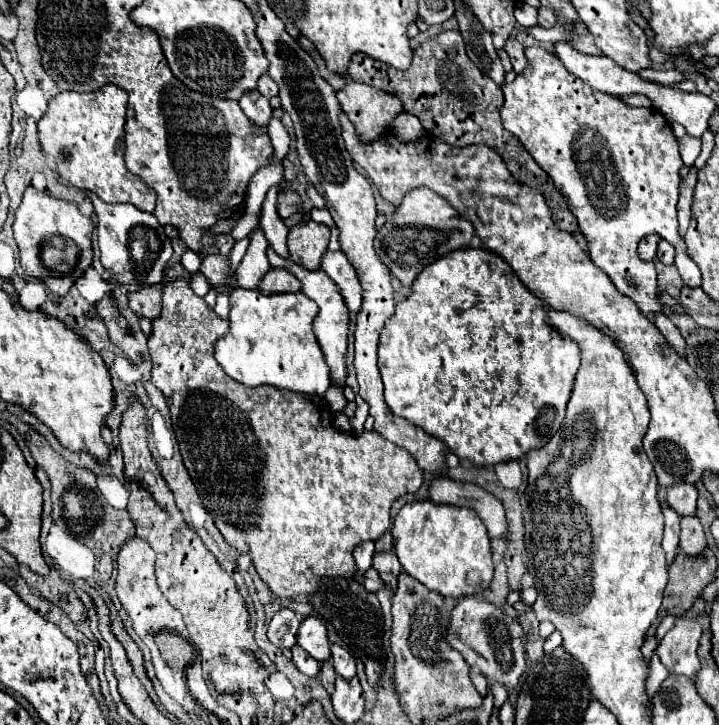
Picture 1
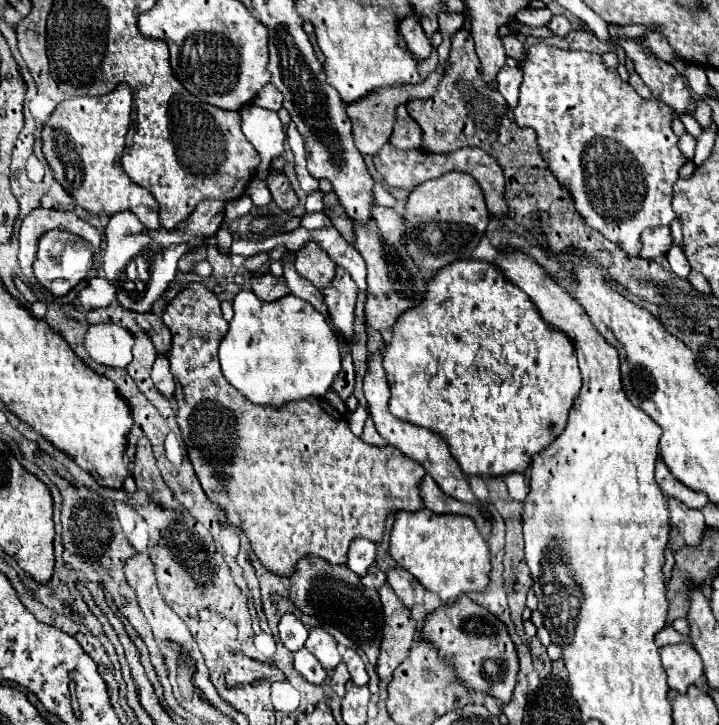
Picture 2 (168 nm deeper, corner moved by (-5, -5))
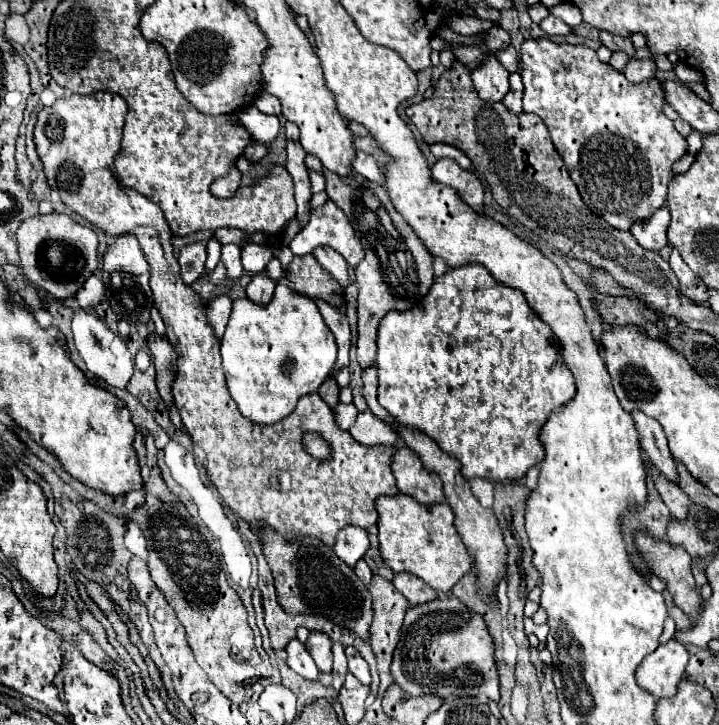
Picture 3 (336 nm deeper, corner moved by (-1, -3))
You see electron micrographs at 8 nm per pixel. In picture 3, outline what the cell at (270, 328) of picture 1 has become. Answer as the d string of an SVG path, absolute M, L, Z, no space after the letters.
M284 276L266 306L252 304L248 298L234 300L222 338L222 360L238 410L256 424L276 424L296 408L304 394L316 392L330 376L336 362L336 342L314 300L292 294Z

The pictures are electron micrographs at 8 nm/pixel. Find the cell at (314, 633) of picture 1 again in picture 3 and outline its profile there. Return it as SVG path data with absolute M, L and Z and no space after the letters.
M310 632L306 640L306 648L314 656L314 662L320 668L320 672L332 670L332 650L330 650L332 640L328 636L324 636L322 632Z

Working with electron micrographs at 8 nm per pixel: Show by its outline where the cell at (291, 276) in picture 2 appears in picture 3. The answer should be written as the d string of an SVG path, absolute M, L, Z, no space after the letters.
M316 300L318 310L324 318L324 322L328 324L328 328L332 330L332 334L336 336L336 344L338 344L338 360L332 368L332 374L340 372L342 368L348 366L348 352L350 352L350 326L346 320L346 314L332 308L330 304L324 304L322 300Z

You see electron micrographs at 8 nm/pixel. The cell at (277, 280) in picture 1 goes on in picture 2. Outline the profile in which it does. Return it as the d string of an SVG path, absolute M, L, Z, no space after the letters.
M272 274L252 278L252 292L266 302L274 302L274 300L290 294L284 278L282 276L272 276Z

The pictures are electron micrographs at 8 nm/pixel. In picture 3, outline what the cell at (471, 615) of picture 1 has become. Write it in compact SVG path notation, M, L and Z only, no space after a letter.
M440 596L428 604L410 606L400 630L400 642L392 660L394 682L410 696L486 696L498 702L498 676L494 644L480 614L452 596Z

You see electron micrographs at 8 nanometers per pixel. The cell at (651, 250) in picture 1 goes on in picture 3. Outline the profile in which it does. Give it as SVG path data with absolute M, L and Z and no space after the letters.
M662 206L648 220L640 220L640 222L632 224L630 232L636 236L636 240L642 248L660 250L668 244L668 236L666 236L668 224L670 224L670 212L666 206Z

